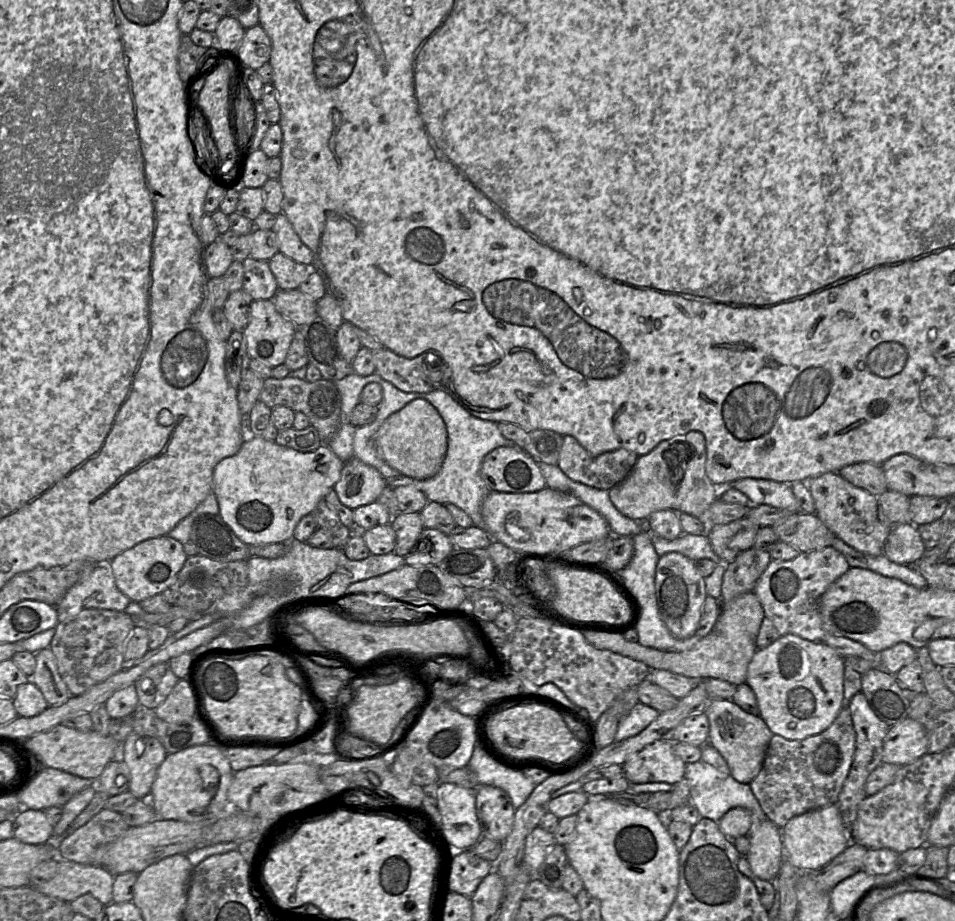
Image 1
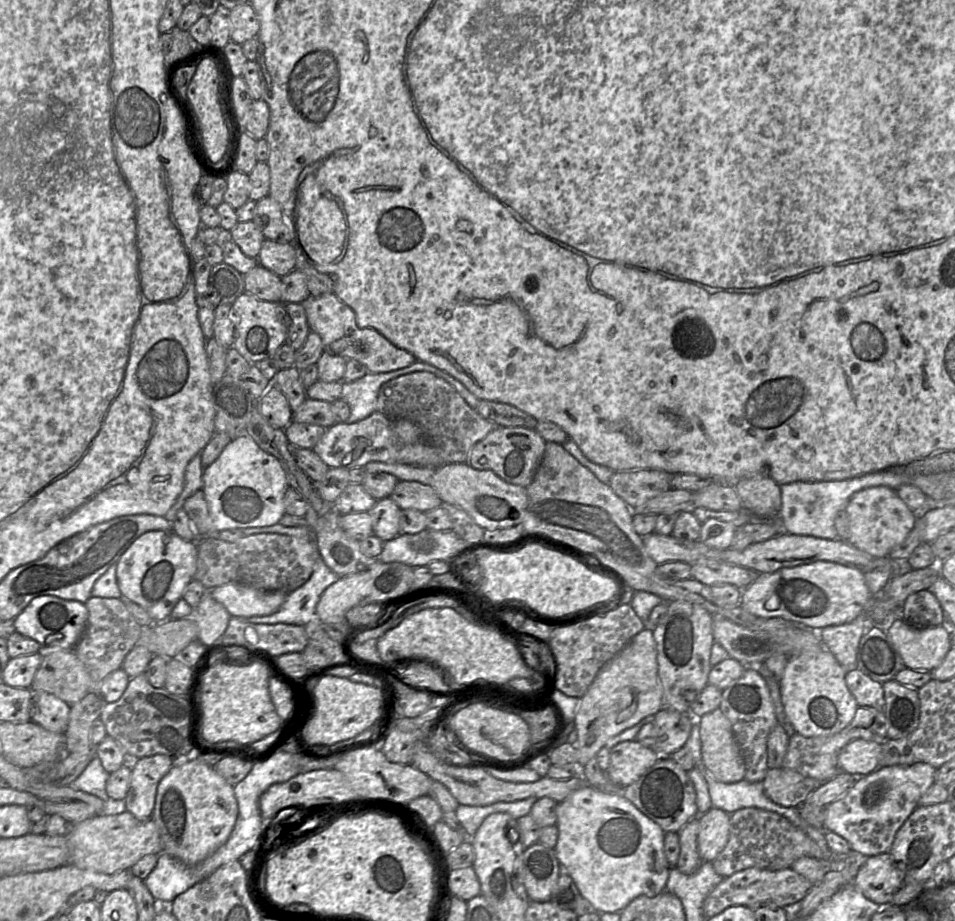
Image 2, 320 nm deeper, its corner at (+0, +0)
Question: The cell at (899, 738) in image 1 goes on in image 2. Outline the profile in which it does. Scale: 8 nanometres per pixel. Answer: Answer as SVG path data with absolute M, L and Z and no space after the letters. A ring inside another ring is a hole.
M855 739L844 746L838 754L840 771L855 777L868 775L881 767L882 743Z

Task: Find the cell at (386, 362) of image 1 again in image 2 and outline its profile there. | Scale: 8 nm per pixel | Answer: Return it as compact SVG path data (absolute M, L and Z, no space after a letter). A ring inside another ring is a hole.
M333 292L318 297L309 296L303 303L311 331L317 333L324 350L362 363L370 373L382 373L405 368L416 361L414 355L398 348L373 328L361 328L356 323L354 311Z

